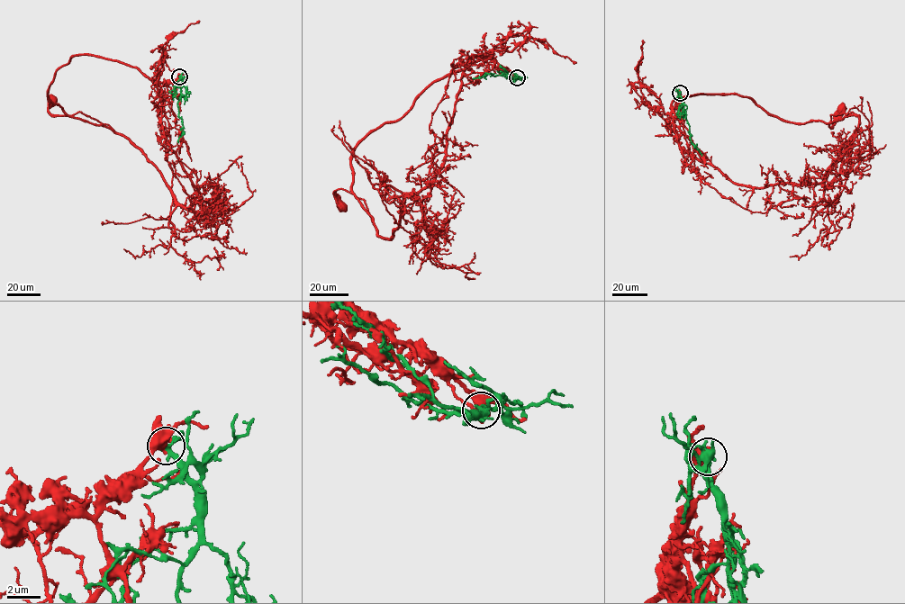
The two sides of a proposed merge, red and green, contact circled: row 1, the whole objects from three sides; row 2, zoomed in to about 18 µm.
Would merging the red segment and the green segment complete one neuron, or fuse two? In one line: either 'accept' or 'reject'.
reject

